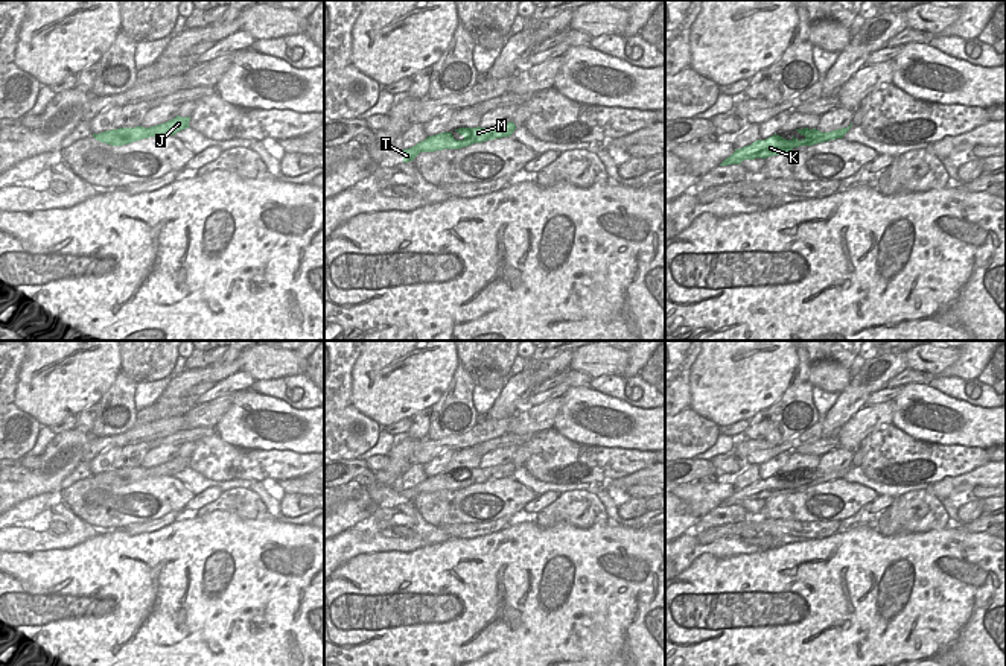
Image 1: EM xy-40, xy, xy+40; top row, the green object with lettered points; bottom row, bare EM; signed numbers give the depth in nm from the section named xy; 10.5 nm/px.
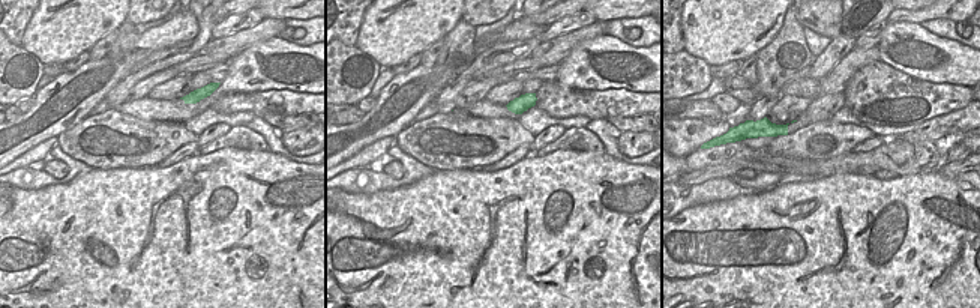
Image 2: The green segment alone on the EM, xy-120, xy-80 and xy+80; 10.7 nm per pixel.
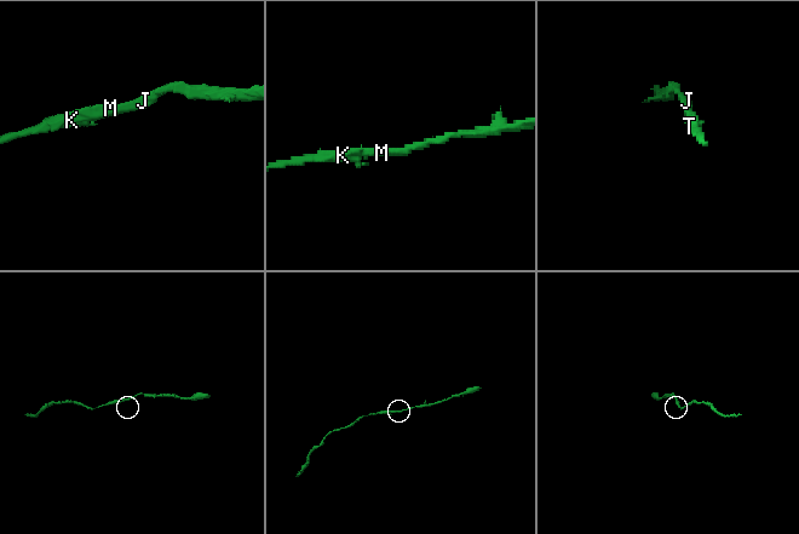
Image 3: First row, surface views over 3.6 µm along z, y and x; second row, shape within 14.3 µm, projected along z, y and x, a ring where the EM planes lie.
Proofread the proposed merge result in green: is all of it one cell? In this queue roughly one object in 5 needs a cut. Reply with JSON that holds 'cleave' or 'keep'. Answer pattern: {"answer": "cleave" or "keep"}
{"answer": "keep"}

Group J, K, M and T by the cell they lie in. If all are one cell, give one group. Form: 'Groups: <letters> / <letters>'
Groups: J K M T.

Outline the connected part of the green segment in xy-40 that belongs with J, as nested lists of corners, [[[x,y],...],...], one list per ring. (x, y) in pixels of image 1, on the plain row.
[[[177,456],[175,459],[157,467],[119,468],[119,470],[105,471],[100,474],[93,474],[93,477],[97,482],[102,482],[111,487],[123,487],[132,482],[149,479],[149,477],[175,476],[177,473],[186,468],[190,468],[189,462],[190,462],[190,458]]]

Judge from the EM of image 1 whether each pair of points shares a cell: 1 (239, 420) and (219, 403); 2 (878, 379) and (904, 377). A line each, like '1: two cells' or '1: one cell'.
1: two cells
2: two cells

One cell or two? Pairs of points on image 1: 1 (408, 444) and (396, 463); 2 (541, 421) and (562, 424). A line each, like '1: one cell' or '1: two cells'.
1: one cell
2: two cells

